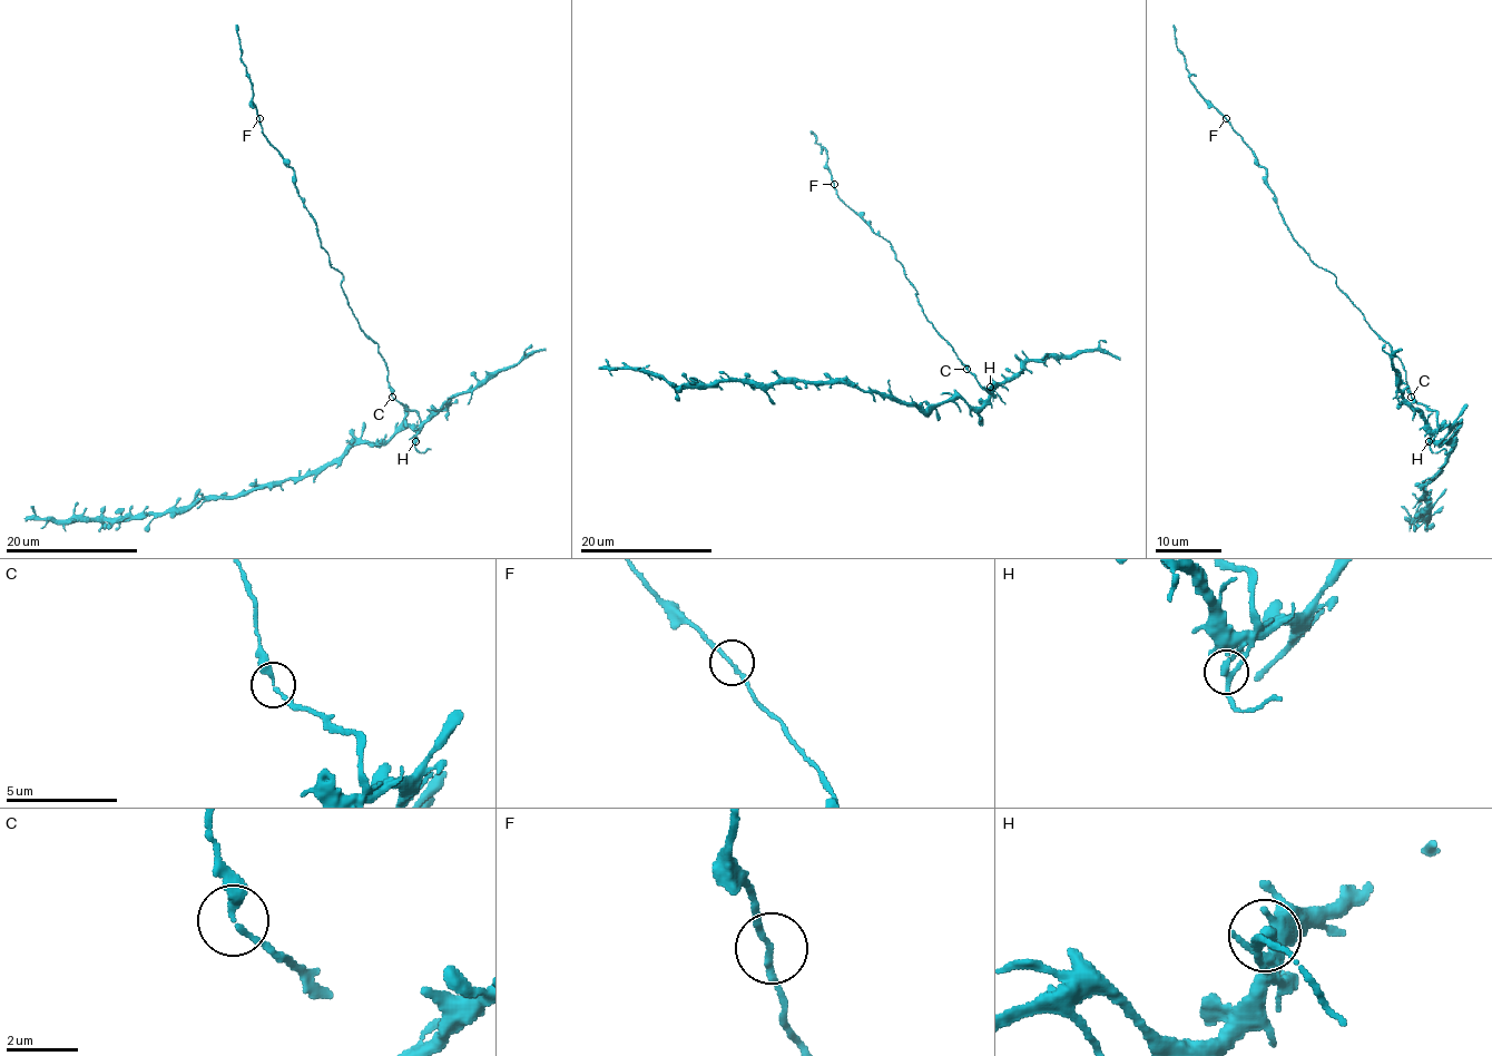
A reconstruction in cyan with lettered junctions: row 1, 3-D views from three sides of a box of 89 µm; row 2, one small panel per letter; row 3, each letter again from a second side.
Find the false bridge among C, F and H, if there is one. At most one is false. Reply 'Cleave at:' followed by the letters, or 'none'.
Cleave at: H

